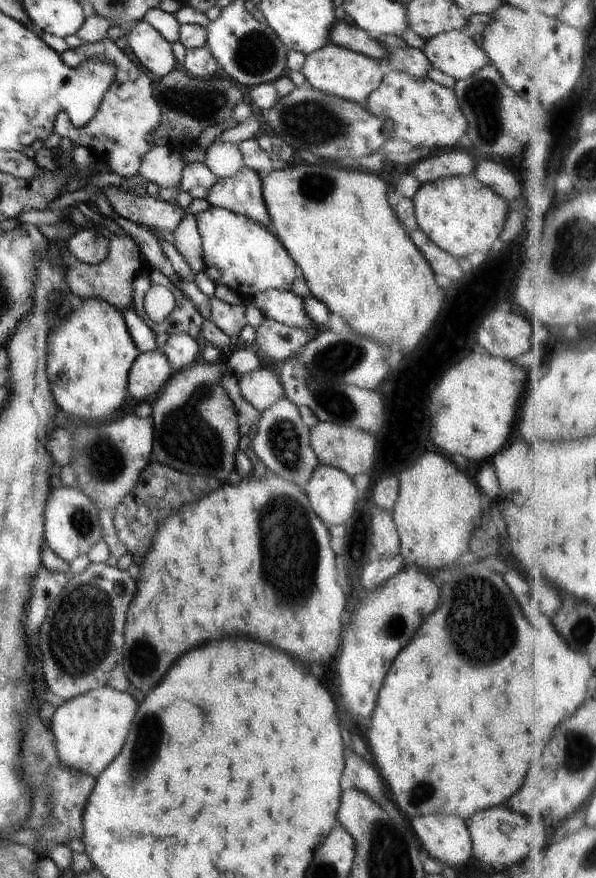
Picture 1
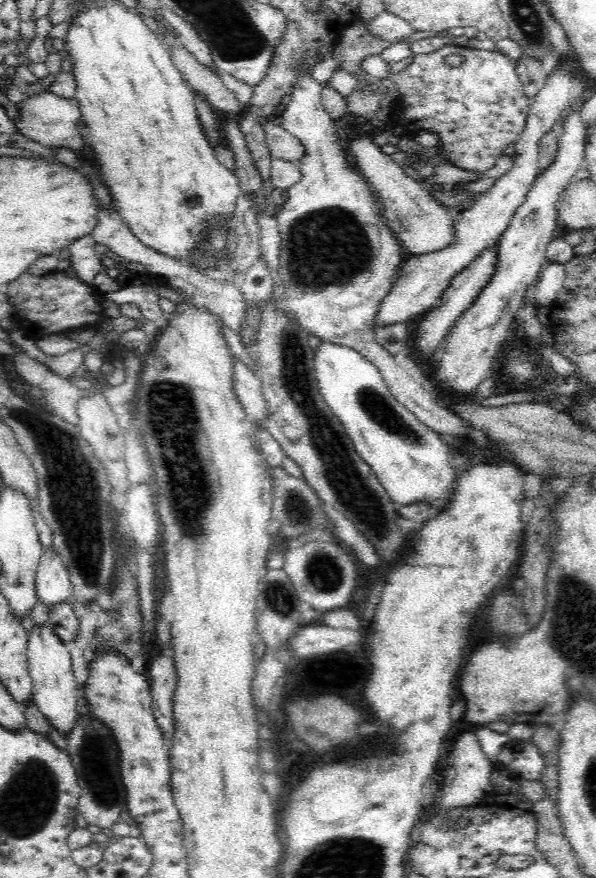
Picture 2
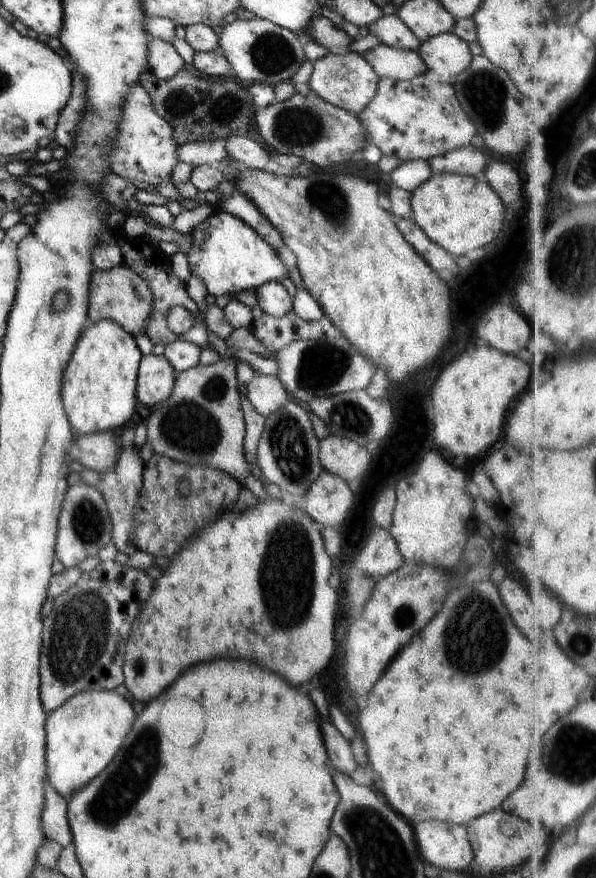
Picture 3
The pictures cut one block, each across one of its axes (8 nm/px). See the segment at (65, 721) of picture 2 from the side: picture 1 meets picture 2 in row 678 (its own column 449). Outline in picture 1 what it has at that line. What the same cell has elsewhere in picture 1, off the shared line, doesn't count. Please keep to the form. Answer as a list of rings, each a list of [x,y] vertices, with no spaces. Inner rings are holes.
[[[464,29],[436,35],[434,38],[426,41],[422,52],[429,58],[433,68],[438,68],[438,70],[448,74],[448,76],[452,76],[456,80],[468,78],[474,72],[482,70],[486,64],[490,63],[483,49],[476,45],[472,36]]]

